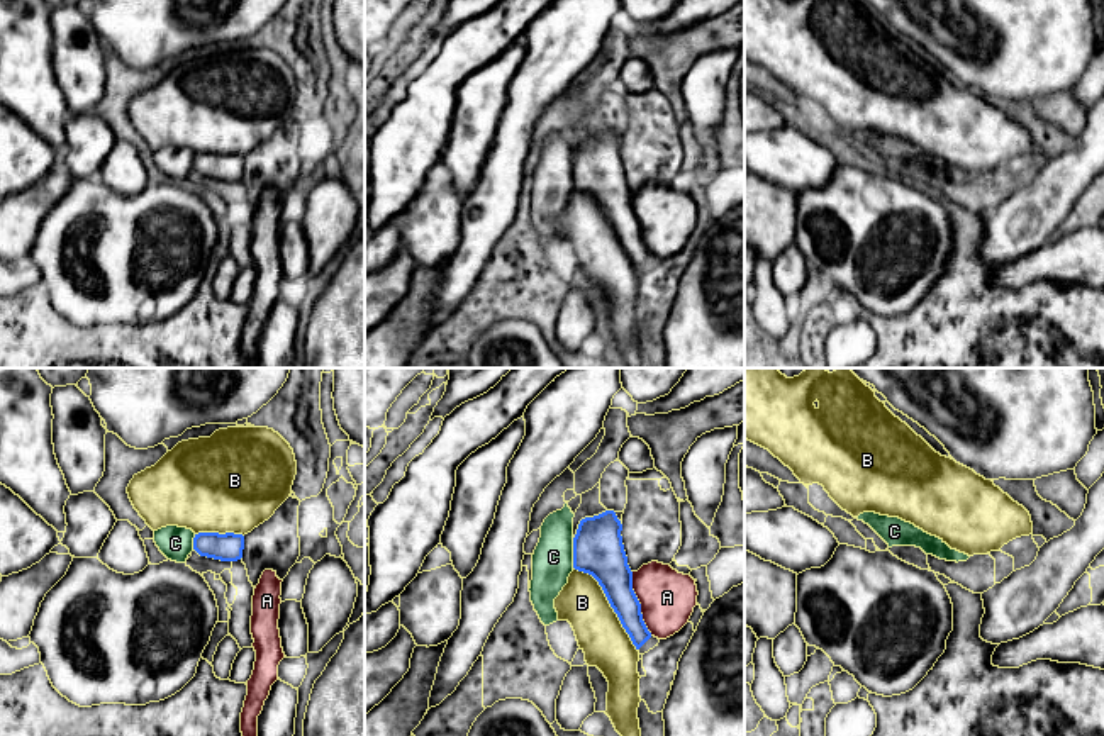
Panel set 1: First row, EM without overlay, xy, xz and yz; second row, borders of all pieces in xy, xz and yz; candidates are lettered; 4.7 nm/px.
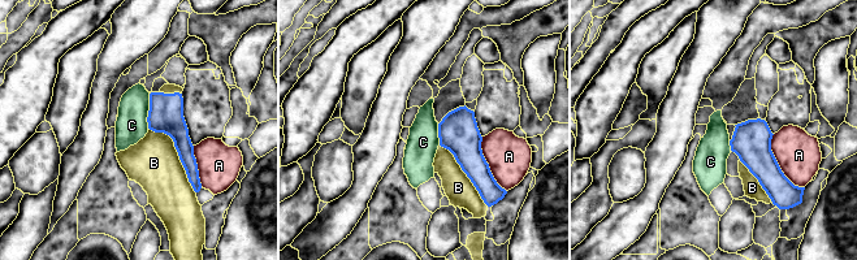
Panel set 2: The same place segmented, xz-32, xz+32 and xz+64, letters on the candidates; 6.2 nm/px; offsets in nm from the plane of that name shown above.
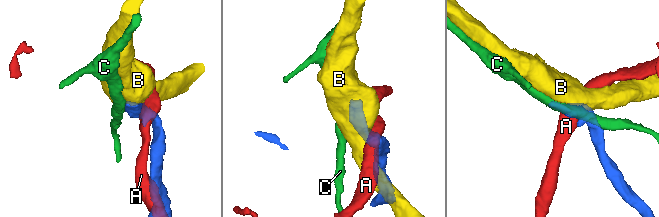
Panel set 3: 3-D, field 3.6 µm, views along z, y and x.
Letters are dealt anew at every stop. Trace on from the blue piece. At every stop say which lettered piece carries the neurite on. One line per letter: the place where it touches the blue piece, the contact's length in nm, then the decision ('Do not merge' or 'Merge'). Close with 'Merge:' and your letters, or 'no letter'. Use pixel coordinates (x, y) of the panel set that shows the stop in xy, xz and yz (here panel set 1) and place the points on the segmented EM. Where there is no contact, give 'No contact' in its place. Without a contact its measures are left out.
A: Touches blue at xz (640, 604). Shared border 320 nm. Do not merge
B: Touches blue at xz (609, 602). Shared border 500 nm. Merge
C: Touches blue at xz (574, 553). Shared border 140 nm. Do not merge
Merge: B

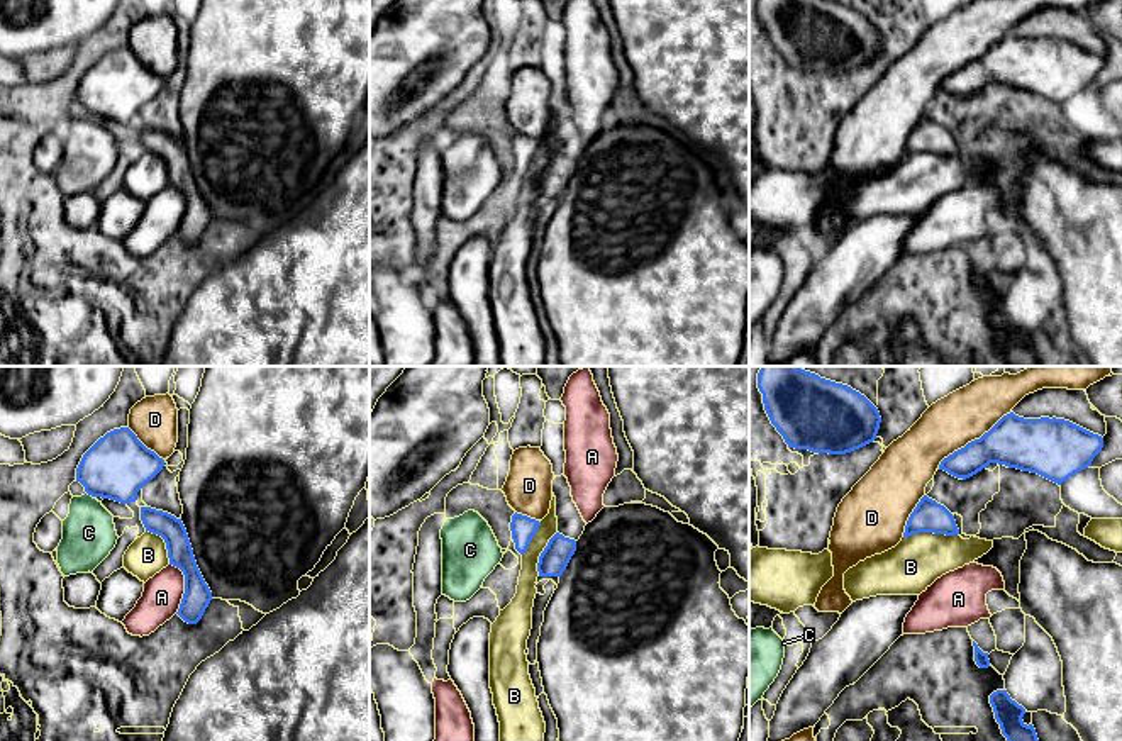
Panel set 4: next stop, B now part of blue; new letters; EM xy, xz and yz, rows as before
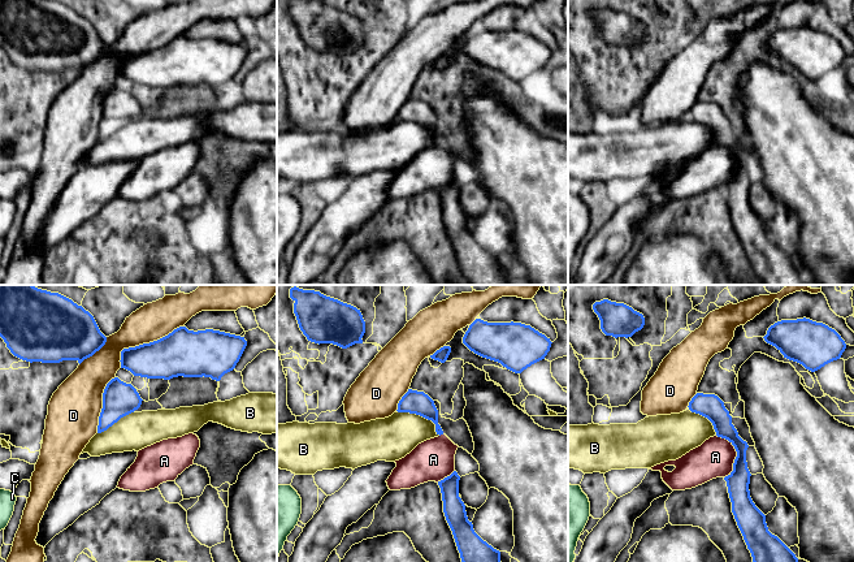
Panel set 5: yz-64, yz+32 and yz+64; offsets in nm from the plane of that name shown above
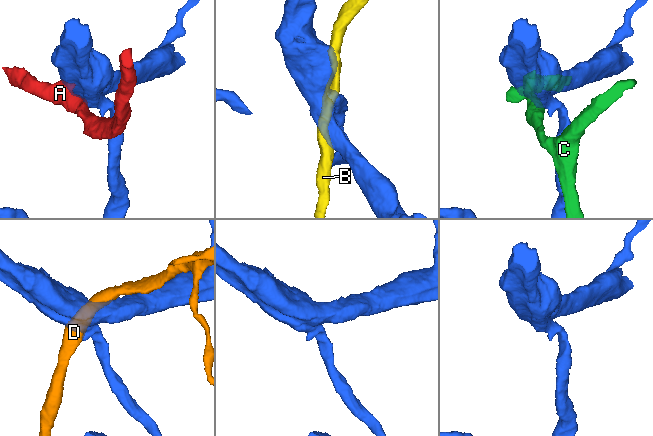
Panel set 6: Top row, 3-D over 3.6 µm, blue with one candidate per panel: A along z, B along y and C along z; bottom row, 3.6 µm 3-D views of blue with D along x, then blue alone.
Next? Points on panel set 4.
A: Touches blue at xy (185, 587). Shared border 240 nm. Do not merge
B: Touches blue at yz (931, 531). Shared border 260 nm. Do not merge
C: Touches blue at xy (90, 494). Shared border 40 nm. Do not merge
D: Touches blue at yz (975, 440). Shared border 440 nm. Do not merge
Merge: no letter

